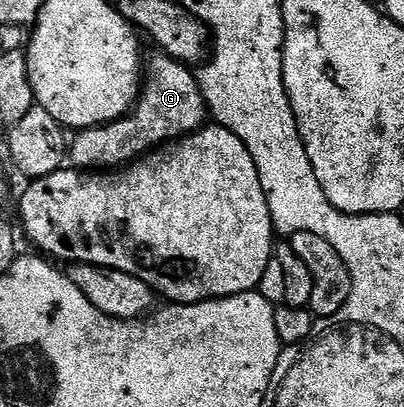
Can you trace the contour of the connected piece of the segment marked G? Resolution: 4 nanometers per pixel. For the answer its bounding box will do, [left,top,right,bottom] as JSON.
[69,53,208,173]

